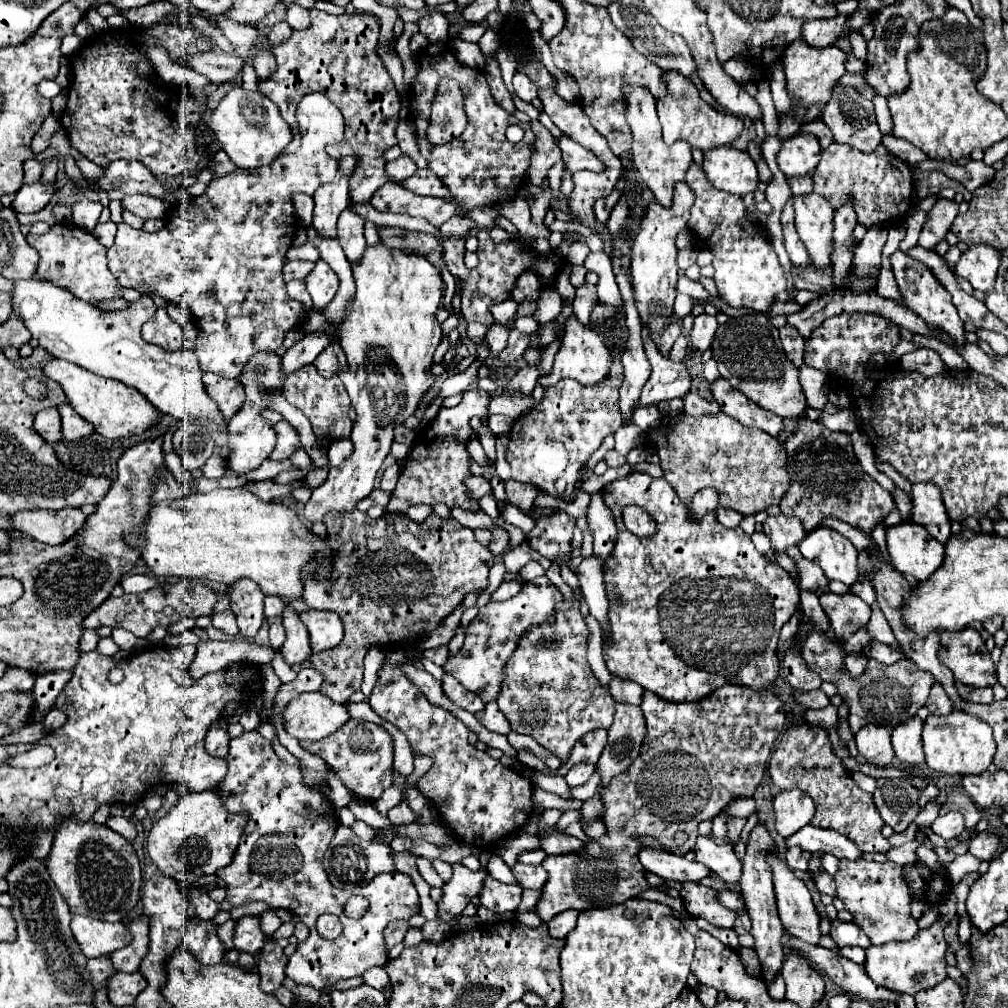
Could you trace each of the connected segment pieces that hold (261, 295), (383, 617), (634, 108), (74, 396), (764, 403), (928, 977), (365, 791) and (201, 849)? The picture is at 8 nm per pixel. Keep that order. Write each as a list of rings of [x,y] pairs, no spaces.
[[[311,93],[301,99],[297,121],[303,137],[303,145],[297,153],[283,153],[269,167],[261,167],[257,171],[247,173],[237,169],[213,179],[203,195],[191,197],[179,205],[177,213],[169,219],[169,227],[165,223],[165,227],[157,233],[137,231],[127,223],[119,223],[115,243],[107,251],[109,269],[121,287],[133,287],[139,293],[157,293],[165,301],[177,303],[191,311],[199,327],[195,353],[199,357],[201,371],[217,371],[217,375],[237,379],[237,375],[241,375],[241,367],[245,367],[249,361],[249,355],[269,349],[277,351],[285,333],[295,329],[305,315],[303,305],[287,295],[281,275],[285,253],[291,247],[297,231],[291,195],[313,195],[319,185],[325,185],[335,177],[337,159],[329,157],[325,147],[343,139],[343,115],[325,95]]]
[[[353,509],[339,515],[329,513],[325,515],[323,523],[327,527],[329,545],[339,549],[337,559],[333,561],[333,579],[329,583],[313,583],[313,579],[309,579],[309,571],[313,571],[313,567],[305,567],[303,601],[309,609],[337,613],[345,625],[345,639],[329,651],[311,655],[309,661],[311,667],[323,675],[319,691],[323,695],[331,695],[331,699],[337,703],[347,703],[349,697],[361,689],[363,659],[371,645],[395,649],[411,643],[411,639],[417,639],[413,635],[429,635],[463,603],[469,593],[483,593],[487,589],[493,555],[485,545],[477,543],[473,529],[463,527],[453,517],[441,519],[435,513],[429,515],[423,523],[415,523],[403,513],[371,519],[367,513]]]
[[[625,87],[625,97],[629,99],[627,123],[633,131],[633,163],[639,171],[645,185],[651,189],[657,203],[663,207],[673,207],[673,189],[675,183],[685,181],[687,169],[691,165],[691,147],[687,143],[673,143],[673,147],[665,145],[661,139],[661,125],[655,113],[655,99],[645,91],[645,87]]]
[[[53,359],[51,363],[45,365],[43,371],[49,379],[57,381],[63,385],[63,391],[71,403],[71,407],[89,423],[93,423],[95,431],[107,439],[123,439],[131,435],[141,435],[149,427],[157,425],[161,415],[159,411],[133,387],[127,387],[125,383],[119,383],[115,379],[105,379],[97,377],[95,373],[63,361],[63,359]]]
[[[767,315],[731,317],[725,325],[719,325],[711,349],[715,351],[713,359],[719,365],[719,375],[729,379],[735,389],[755,403],[783,419],[805,413],[807,399],[799,383],[799,369],[787,359],[779,341],[779,331],[771,325]]]
[[[951,893],[949,899],[945,899],[945,903],[939,905],[939,911],[943,913],[943,921],[933,923],[927,929],[921,929],[911,941],[893,941],[893,943],[885,943],[885,945],[873,945],[867,949],[867,961],[865,961],[865,969],[869,973],[869,977],[879,983],[881,987],[889,987],[895,993],[909,993],[915,995],[921,989],[931,989],[933,985],[941,983],[947,973],[945,973],[945,939],[943,939],[943,929],[945,929],[945,921],[951,921],[951,917],[957,911],[957,899]]]
[[[351,719],[349,723],[345,723],[345,727],[341,727],[341,731],[335,731],[333,735],[317,743],[301,741],[301,747],[319,755],[341,779],[341,783],[361,801],[375,801],[385,789],[391,787],[393,739],[385,729],[381,729],[375,723]]]
[[[217,789],[189,793],[169,811],[167,817],[157,819],[147,837],[147,853],[159,871],[179,883],[195,885],[203,875],[215,875],[217,869],[231,863],[247,823],[245,813],[231,813],[223,807]]]

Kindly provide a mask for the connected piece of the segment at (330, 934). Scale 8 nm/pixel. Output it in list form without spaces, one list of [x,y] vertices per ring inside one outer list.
[[[321,915],[317,919],[317,931],[325,937],[325,939],[333,939],[341,935],[341,921],[337,919],[337,915]]]

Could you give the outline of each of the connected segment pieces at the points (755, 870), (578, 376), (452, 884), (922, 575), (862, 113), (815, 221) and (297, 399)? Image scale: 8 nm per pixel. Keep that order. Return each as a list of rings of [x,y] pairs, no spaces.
[[[761,823],[751,831],[749,835],[749,841],[747,841],[747,855],[745,855],[745,861],[743,861],[743,875],[741,875],[741,895],[745,899],[745,905],[747,905],[747,911],[749,911],[749,917],[751,917],[751,935],[755,939],[755,953],[761,961],[761,979],[765,983],[771,983],[779,971],[781,971],[783,961],[785,959],[785,945],[783,945],[783,935],[785,935],[785,929],[779,921],[779,915],[777,915],[777,905],[775,905],[775,891],[773,891],[773,881],[771,881],[771,871],[769,871],[769,865],[765,863],[765,855],[769,853],[771,845],[775,845],[773,837],[769,833],[761,833]]]
[[[575,315],[569,317],[569,321],[565,323],[565,335],[561,341],[561,349],[555,355],[555,365],[551,375],[538,377],[538,382],[543,387],[555,385],[559,381],[559,377],[571,377],[575,381],[579,381],[581,385],[597,385],[599,381],[603,381],[609,375],[609,367],[611,367],[611,351],[605,347],[605,343],[601,343],[601,337],[591,331],[589,327],[579,325],[579,321],[575,319]]]
[[[453,863],[453,877],[443,885],[443,899],[439,901],[439,919],[451,921],[455,915],[461,915],[465,905],[481,893],[487,877],[485,869],[471,871],[461,863]]]
[[[917,523],[887,527],[887,551],[895,569],[919,583],[927,581],[945,559],[945,547]]]
[[[837,85],[833,89],[831,101],[827,103],[821,119],[831,129],[833,139],[837,143],[847,143],[847,145],[851,145],[851,147],[855,147],[855,149],[859,149],[863,153],[873,153],[879,147],[881,139],[883,139],[881,131],[877,127],[877,121],[875,121],[873,105],[865,103],[865,99],[853,87],[841,87],[841,85]]]
[[[815,193],[793,197],[793,207],[795,227],[807,247],[811,265],[817,269],[829,267],[833,243],[833,209]]]
[[[307,365],[307,367],[295,371],[293,375],[289,375],[285,381],[285,387],[283,387],[283,395],[291,405],[301,409],[309,417],[309,421],[313,425],[313,433],[317,437],[319,435],[329,435],[333,439],[349,437],[353,421],[349,417],[351,403],[349,403],[349,395],[345,391],[345,387],[341,387],[341,383],[333,383],[333,381],[321,377],[313,365]]]

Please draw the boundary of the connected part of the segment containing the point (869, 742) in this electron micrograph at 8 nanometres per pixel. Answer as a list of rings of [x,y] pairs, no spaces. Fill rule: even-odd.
[[[865,725],[857,735],[857,749],[859,755],[865,757],[867,763],[877,767],[889,767],[895,753],[891,747],[891,731],[877,725]]]

